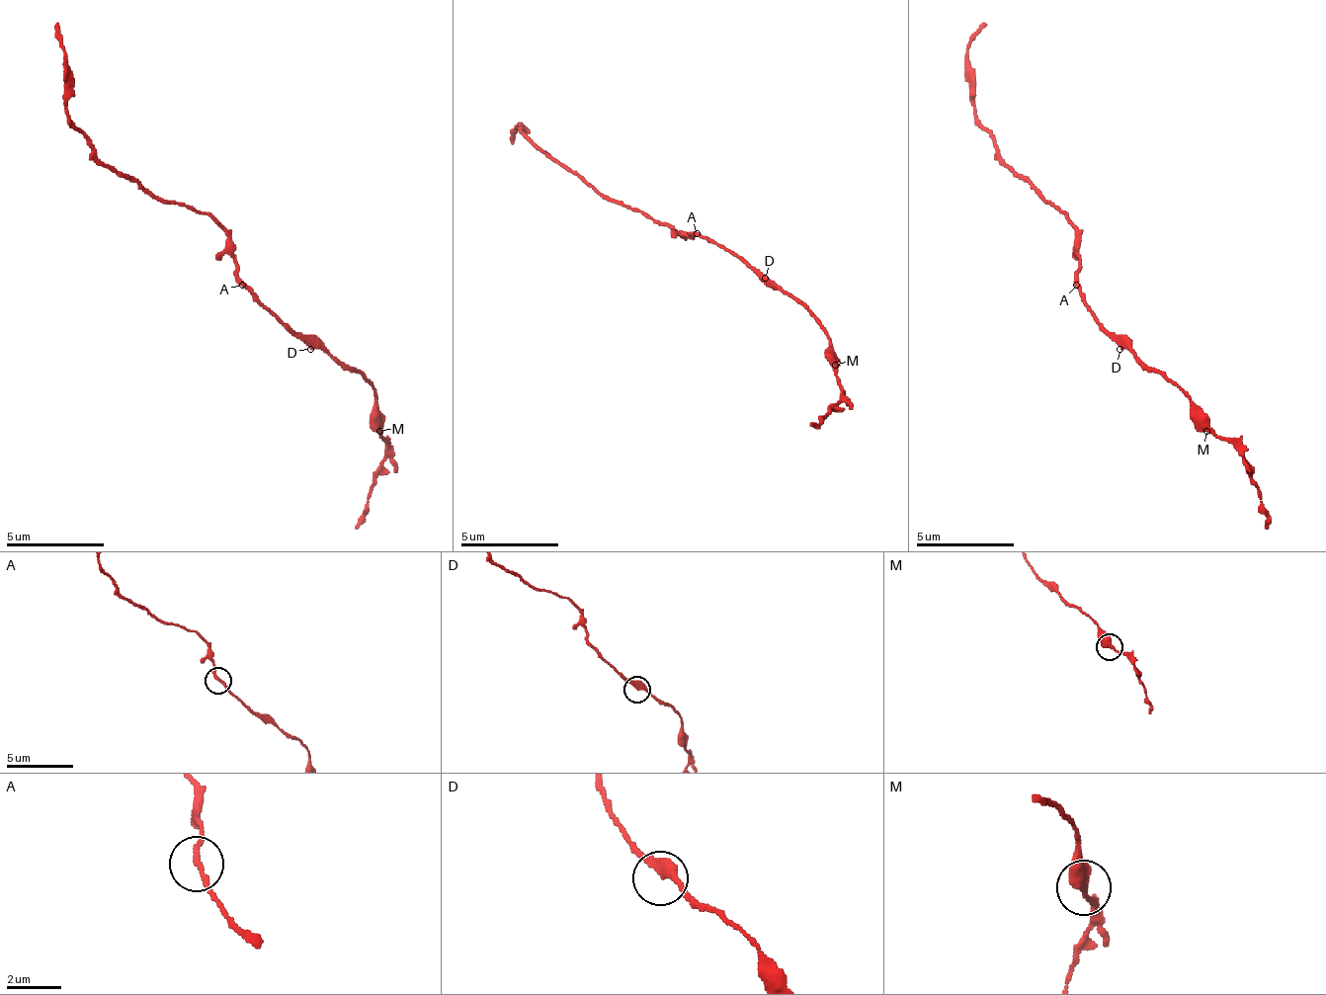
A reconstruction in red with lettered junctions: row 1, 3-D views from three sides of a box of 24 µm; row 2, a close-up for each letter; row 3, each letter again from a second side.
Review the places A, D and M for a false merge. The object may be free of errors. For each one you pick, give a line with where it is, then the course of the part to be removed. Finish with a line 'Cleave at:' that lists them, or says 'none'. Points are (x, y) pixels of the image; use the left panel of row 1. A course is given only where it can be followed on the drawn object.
M: Place: (379, 431). Course of the part to remove: (378, 432), (383, 447), (369, 515), (354, 530)
Cleave at: M

